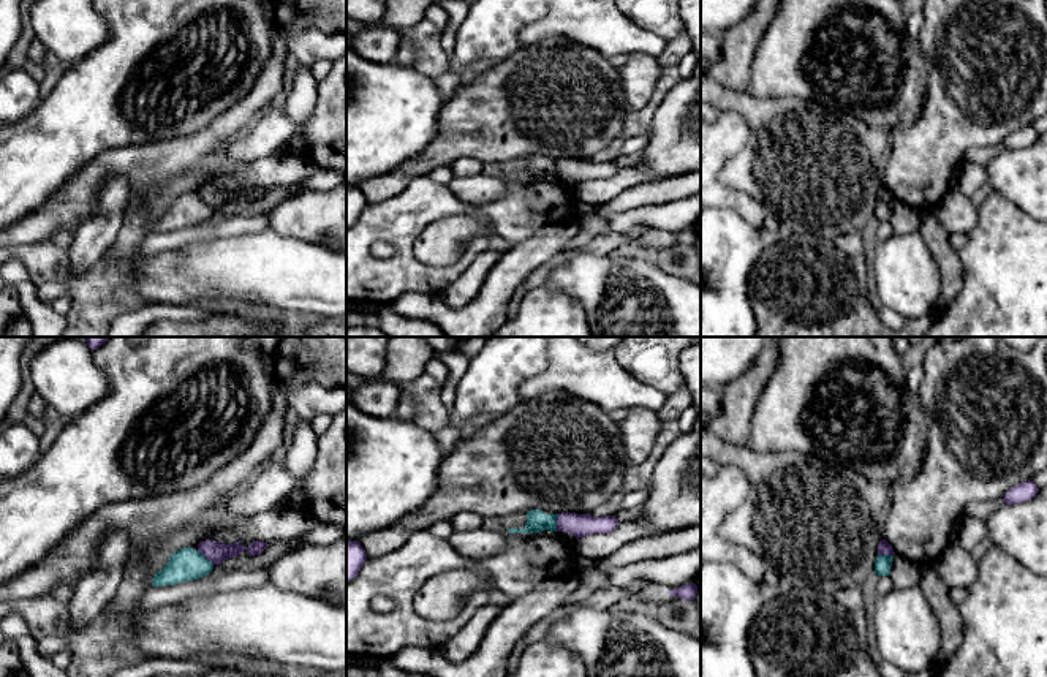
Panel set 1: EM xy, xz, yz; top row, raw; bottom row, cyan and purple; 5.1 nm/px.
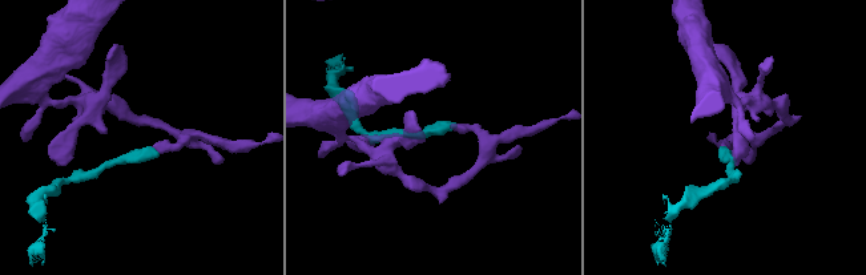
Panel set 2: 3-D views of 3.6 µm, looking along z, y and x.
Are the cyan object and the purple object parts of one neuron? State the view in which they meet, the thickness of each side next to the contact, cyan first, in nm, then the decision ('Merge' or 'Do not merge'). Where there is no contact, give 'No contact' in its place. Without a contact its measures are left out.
Touches cyan in xz. Thickness 110 nm (cyan) against 120 nm. Do not merge

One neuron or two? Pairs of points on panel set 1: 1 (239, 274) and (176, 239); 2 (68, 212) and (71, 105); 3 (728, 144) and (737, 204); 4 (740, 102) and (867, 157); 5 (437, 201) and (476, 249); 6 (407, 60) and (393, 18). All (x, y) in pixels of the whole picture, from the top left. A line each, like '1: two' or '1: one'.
1: two
2: two
3: one
4: one
5: one
6: one

